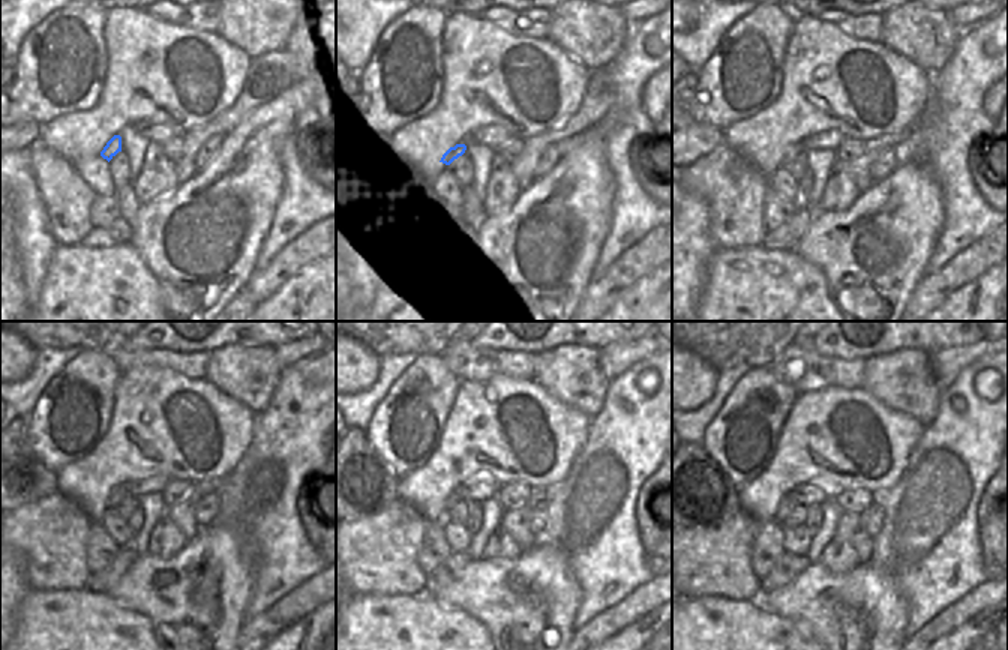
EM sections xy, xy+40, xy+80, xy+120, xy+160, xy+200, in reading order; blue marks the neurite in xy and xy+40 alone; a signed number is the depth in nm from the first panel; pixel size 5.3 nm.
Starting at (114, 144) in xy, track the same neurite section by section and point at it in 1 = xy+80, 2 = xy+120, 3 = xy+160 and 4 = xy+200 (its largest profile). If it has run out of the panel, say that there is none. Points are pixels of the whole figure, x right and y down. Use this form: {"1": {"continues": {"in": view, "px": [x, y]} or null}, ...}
{"1": {"continues": {"in": "xy+80", "px": [789, 153]}}, "2": {"continues": {"in": "xy+120", "px": [117, 493]}}, "3": {"continues": {"in": "xy+160", "px": [453, 496]}}, "4": {"continues": {"in": "xy+200", "px": [786, 503]}}}

